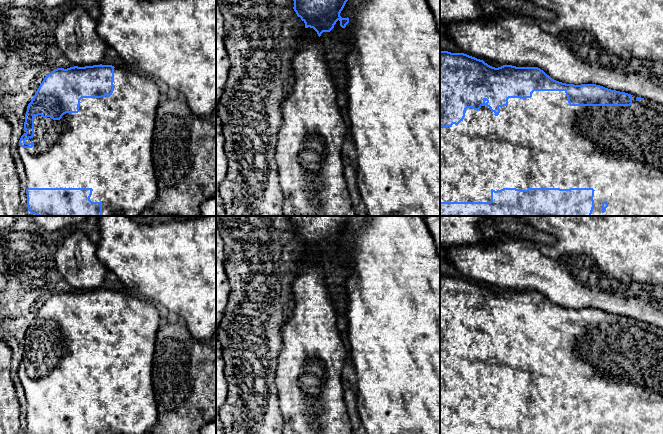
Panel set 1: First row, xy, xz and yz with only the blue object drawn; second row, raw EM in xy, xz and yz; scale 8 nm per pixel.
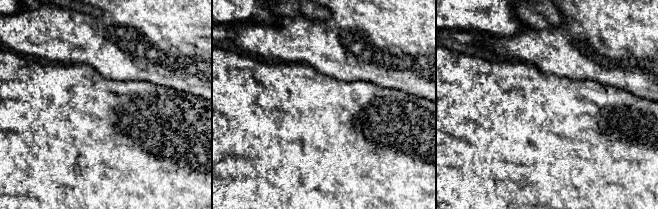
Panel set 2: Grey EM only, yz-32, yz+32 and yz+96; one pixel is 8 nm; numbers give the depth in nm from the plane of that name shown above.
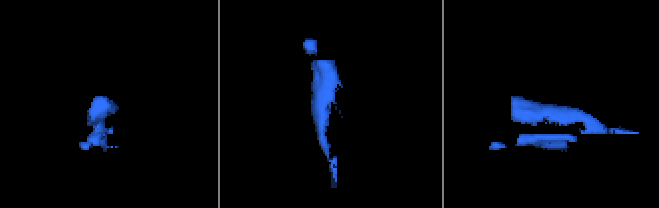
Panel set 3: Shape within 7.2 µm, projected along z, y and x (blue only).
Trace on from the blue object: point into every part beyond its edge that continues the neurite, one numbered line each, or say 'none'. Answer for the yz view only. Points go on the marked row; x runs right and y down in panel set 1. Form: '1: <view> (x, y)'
1: yz (540, 142)

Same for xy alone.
1: xy (108, 145)

